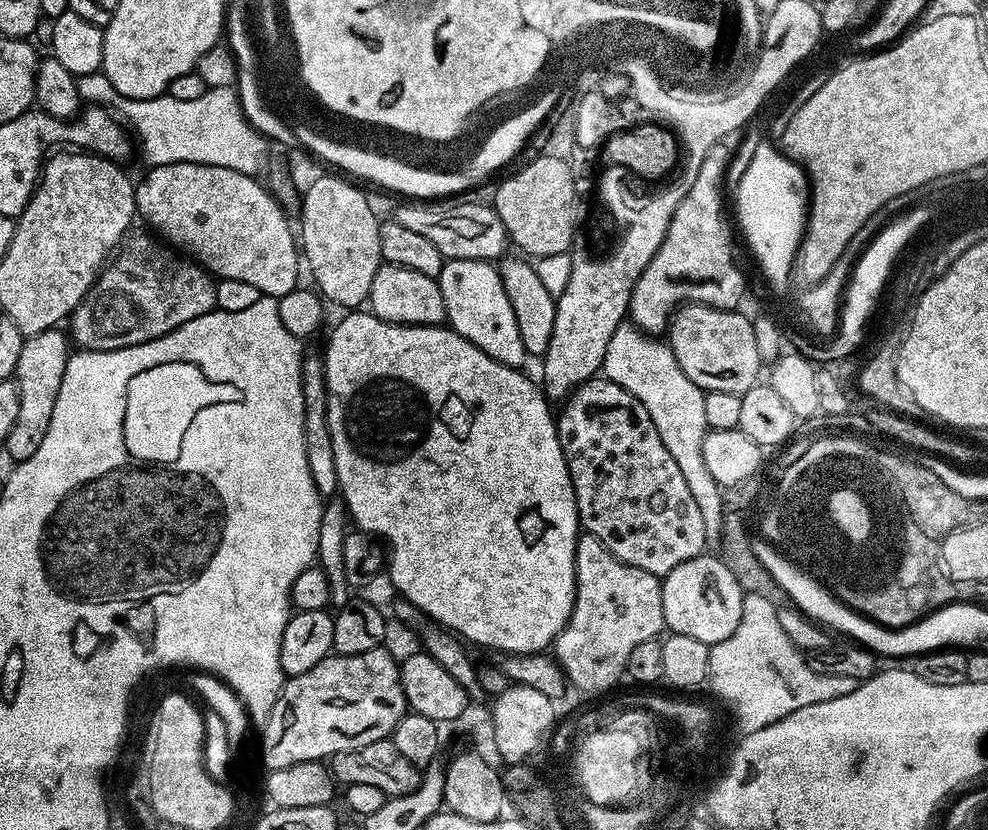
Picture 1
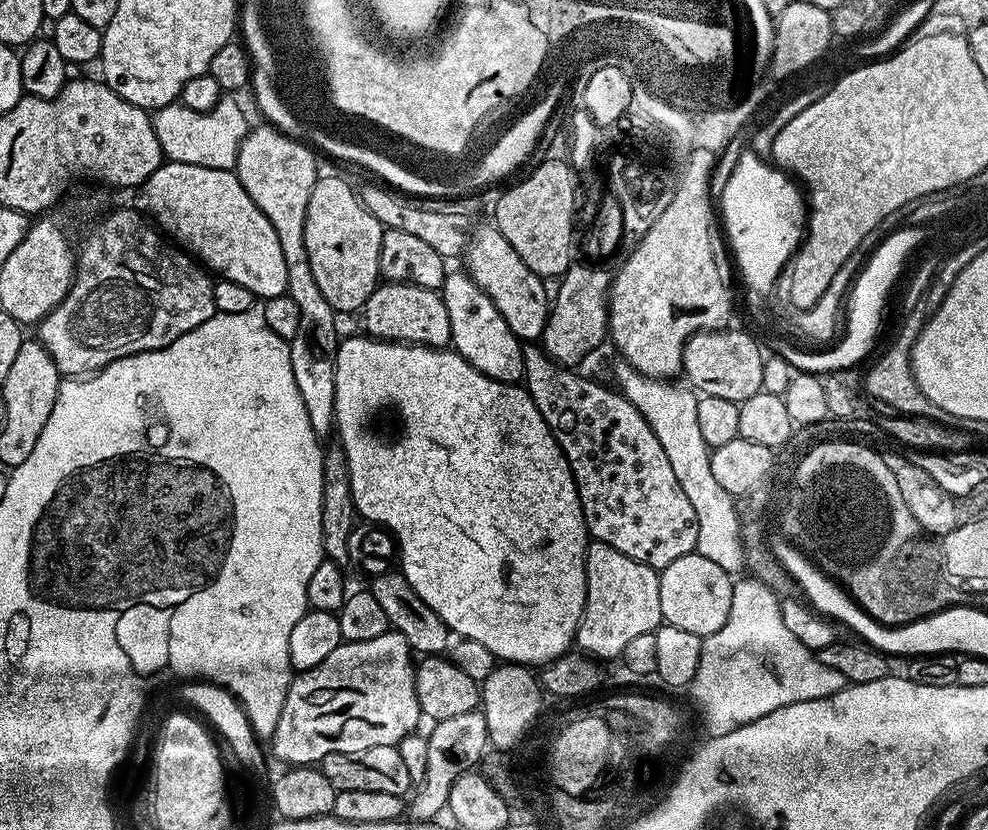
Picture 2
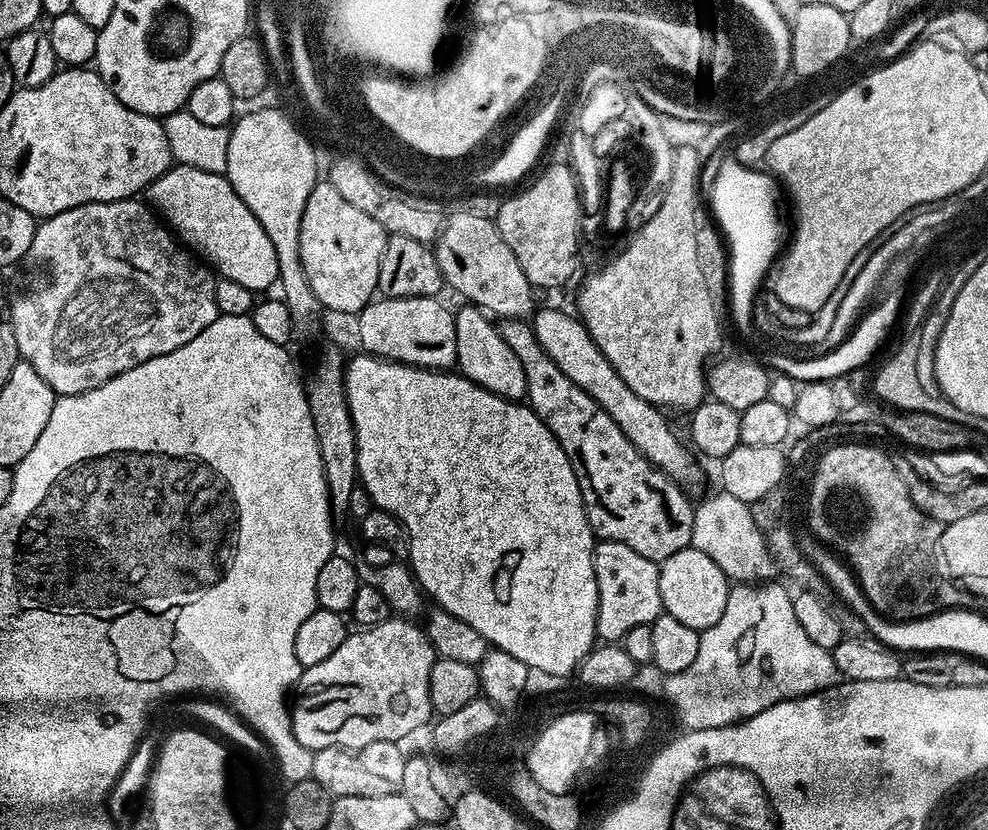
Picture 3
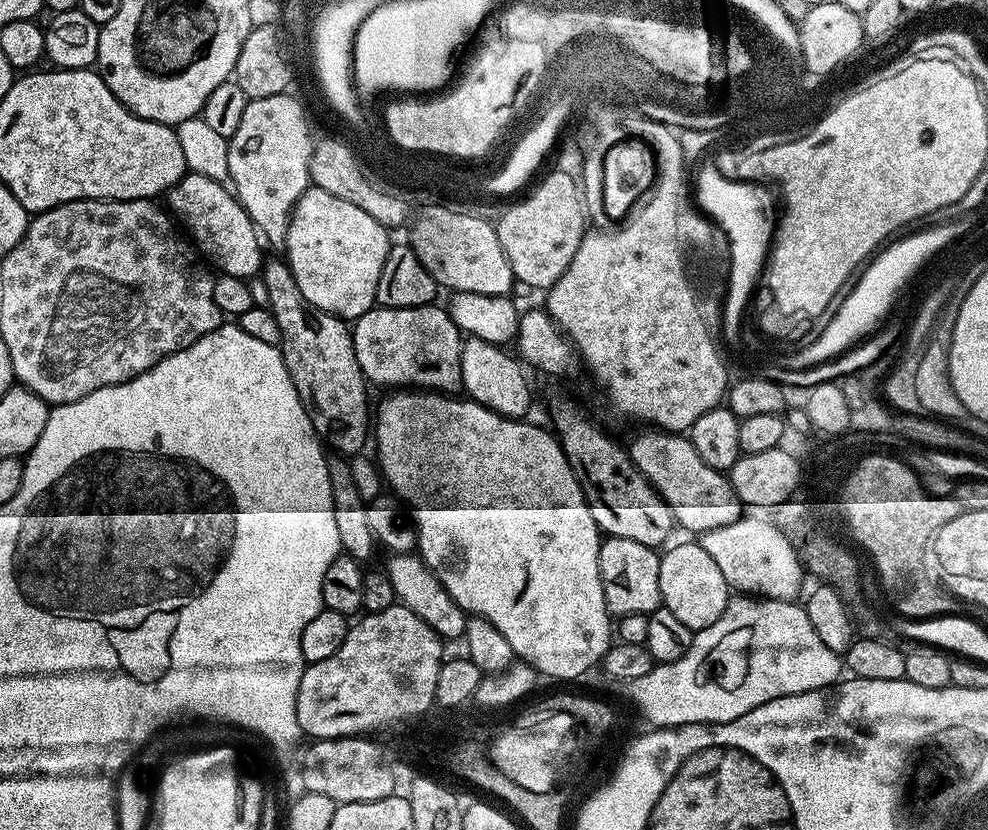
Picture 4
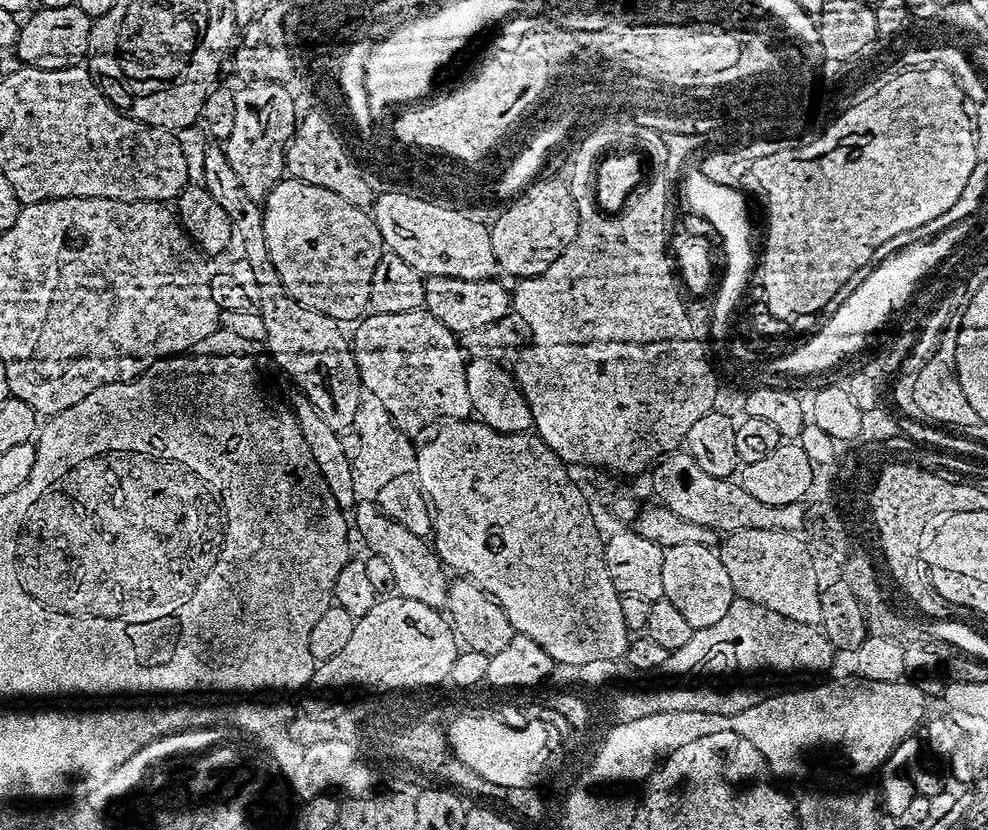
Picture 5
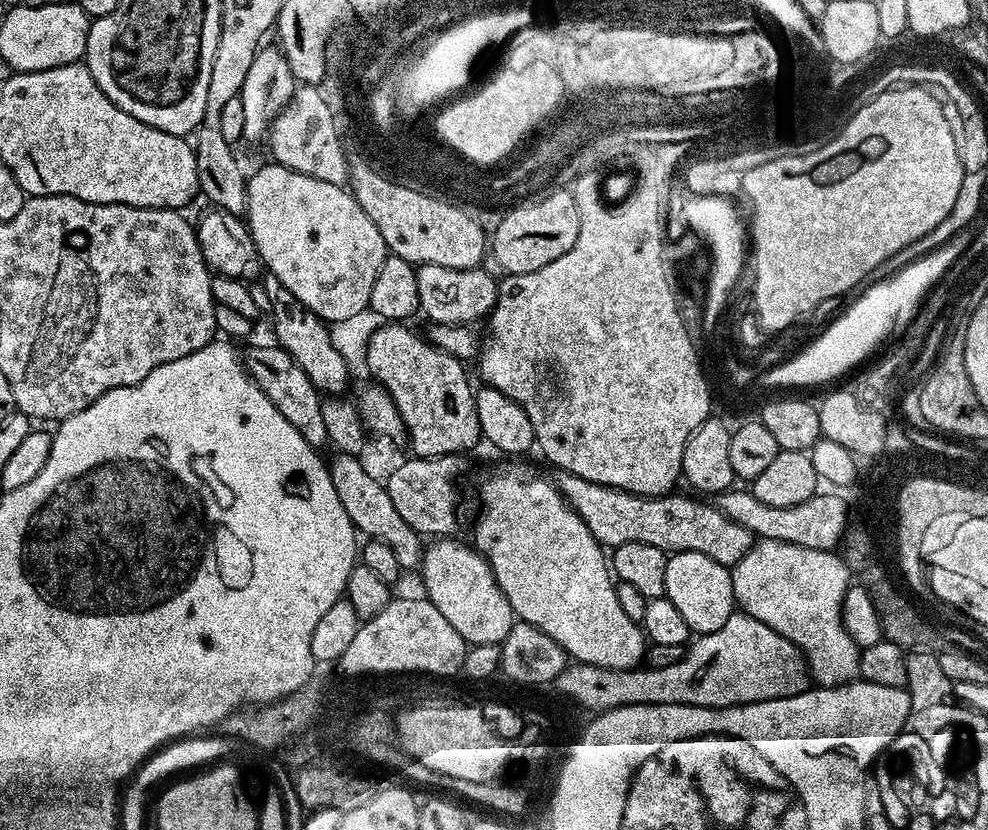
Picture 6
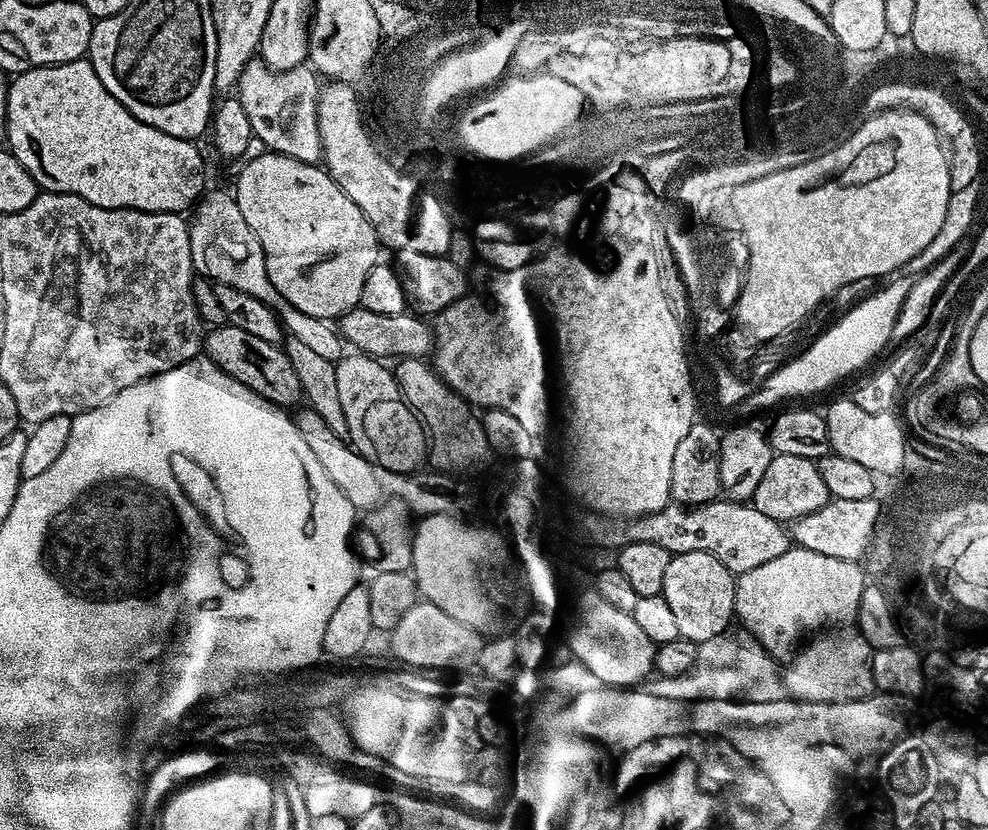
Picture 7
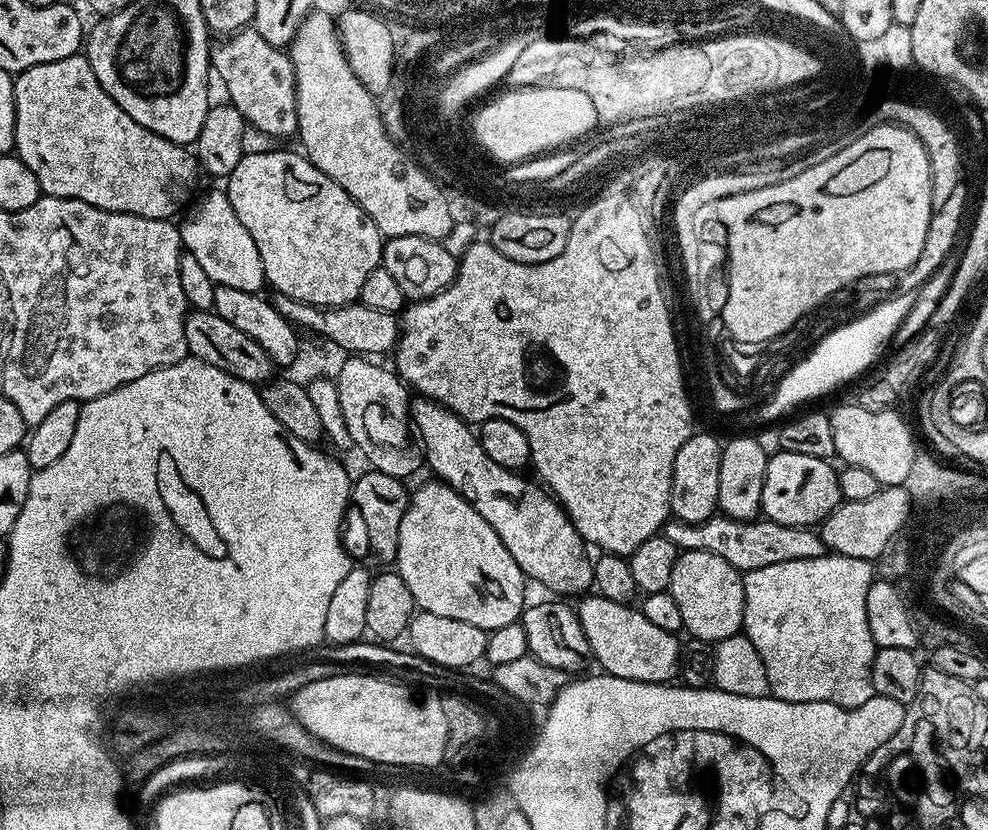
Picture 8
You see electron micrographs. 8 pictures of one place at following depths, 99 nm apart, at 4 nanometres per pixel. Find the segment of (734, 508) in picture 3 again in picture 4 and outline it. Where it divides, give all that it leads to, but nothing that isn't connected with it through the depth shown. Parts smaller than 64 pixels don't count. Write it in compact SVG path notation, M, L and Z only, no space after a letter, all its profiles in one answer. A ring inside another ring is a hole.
M744 514L721 528L699 533L698 542L702 550L714 558L718 570L722 570L722 578L726 578L729 589L770 600L795 601L799 597L796 595L800 592L800 583L806 572L796 548L786 538L779 523L772 521L771 524L768 520Z

